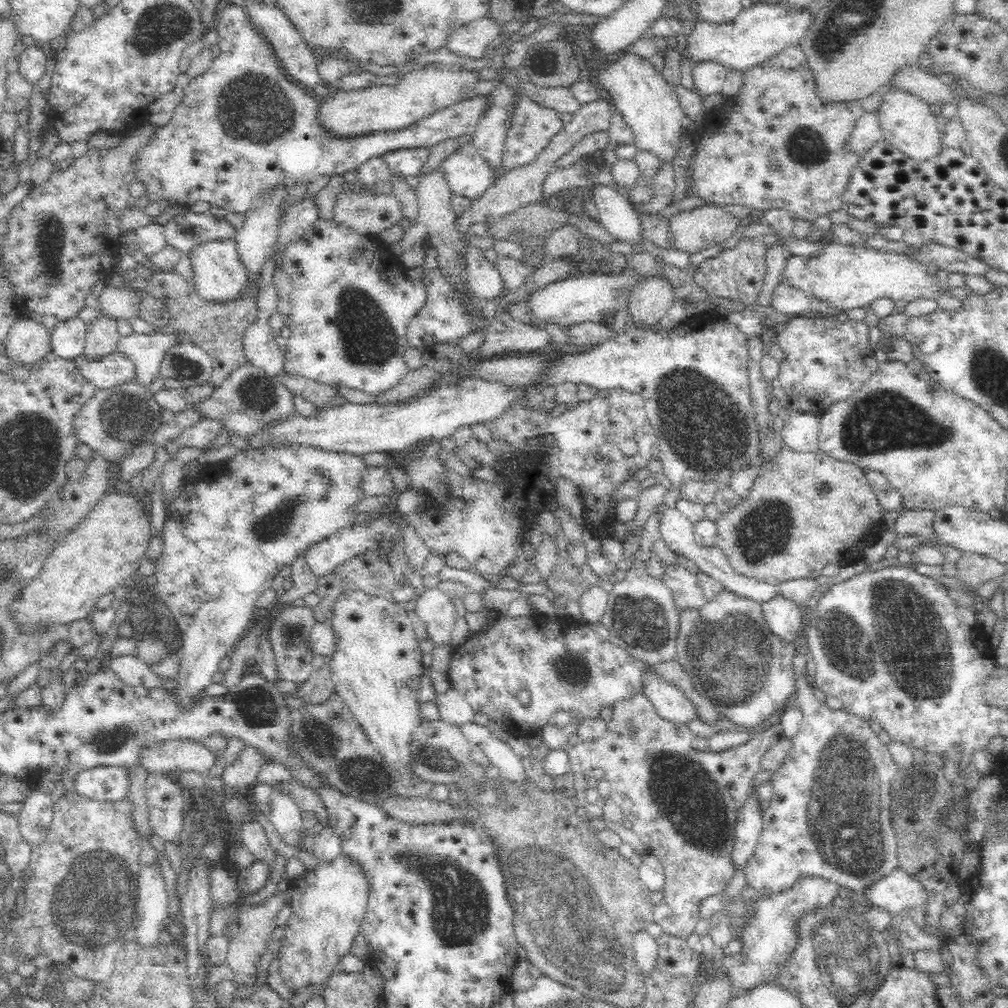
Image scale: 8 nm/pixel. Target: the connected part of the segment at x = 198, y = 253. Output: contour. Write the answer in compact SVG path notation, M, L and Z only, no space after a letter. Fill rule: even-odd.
M232 237L198 241L187 256L192 261L192 284L194 284L192 287L199 298L216 301L231 299L239 293L247 281L245 276L248 272L244 271L238 263Z

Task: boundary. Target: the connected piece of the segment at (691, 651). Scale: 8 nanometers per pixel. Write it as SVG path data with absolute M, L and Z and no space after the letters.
M722 589L702 606L679 608L677 644L674 657L688 674L691 690L710 701L720 717L726 717L738 726L758 727L758 724L780 709L785 700L795 693L794 658L800 654L796 642L784 639L770 629L763 616L762 606L754 598L735 594L734 590Z

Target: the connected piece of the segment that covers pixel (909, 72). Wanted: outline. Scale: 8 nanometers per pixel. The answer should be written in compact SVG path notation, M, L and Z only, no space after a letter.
M916 64L902 68L892 83L914 91L914 94L924 98L928 104L934 101L950 102L952 100L949 81L929 76L922 72Z

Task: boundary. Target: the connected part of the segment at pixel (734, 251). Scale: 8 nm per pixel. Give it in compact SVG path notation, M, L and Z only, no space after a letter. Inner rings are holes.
M742 237L741 241L731 249L723 250L716 258L705 260L698 269L691 273L697 286L715 298L724 297L740 300L745 306L755 304L756 296L763 284L767 264L765 252L767 247L756 238Z

